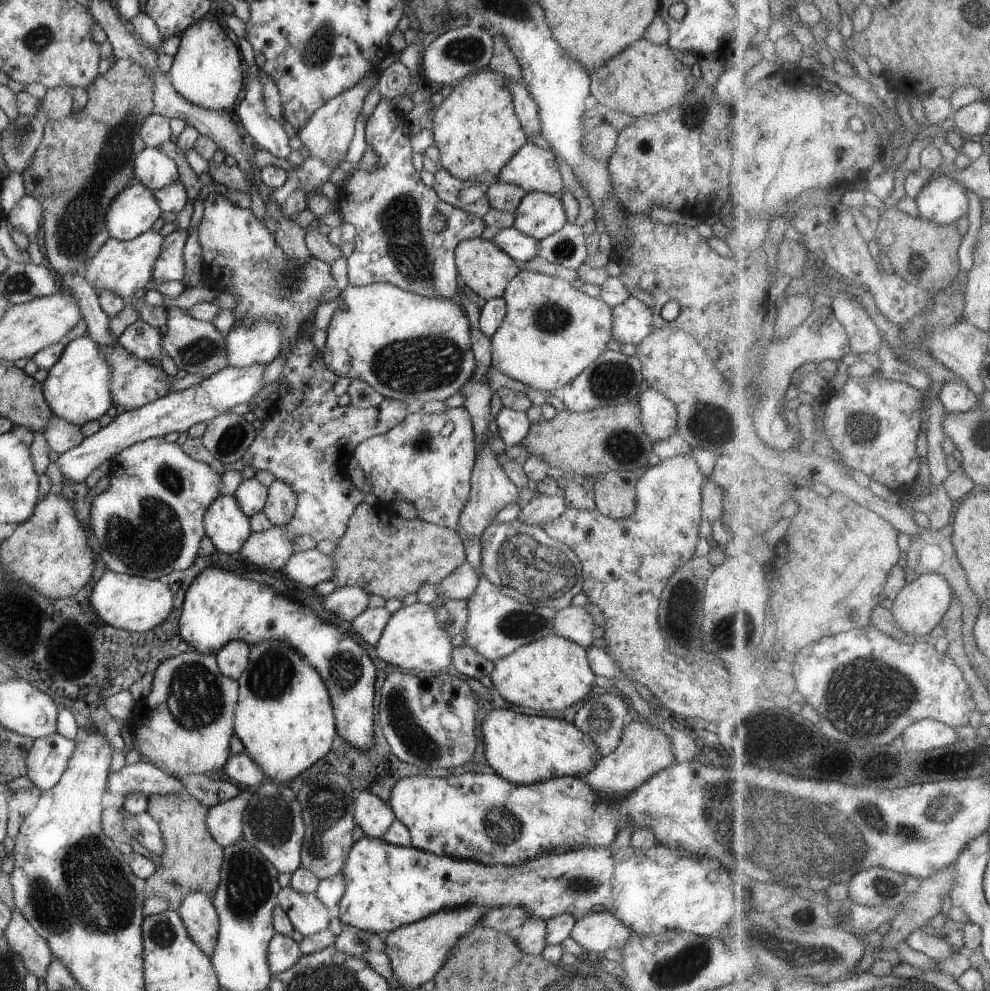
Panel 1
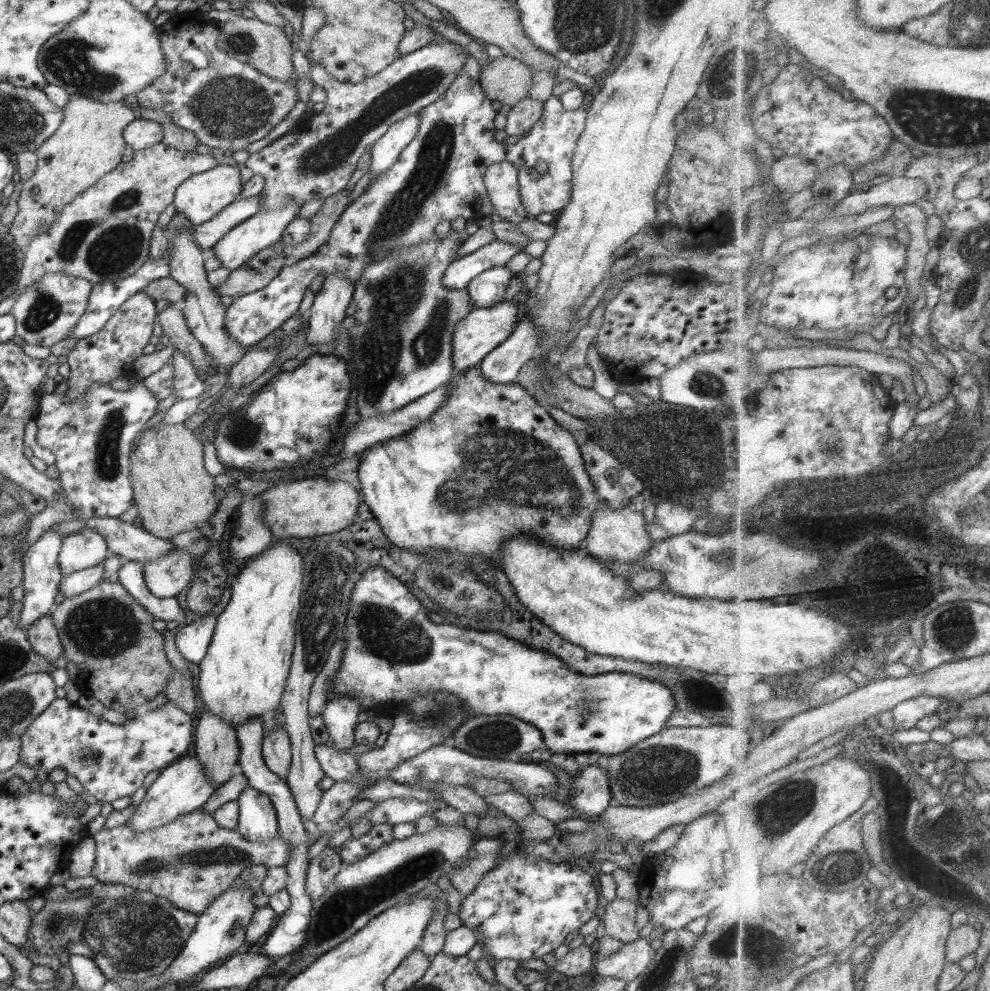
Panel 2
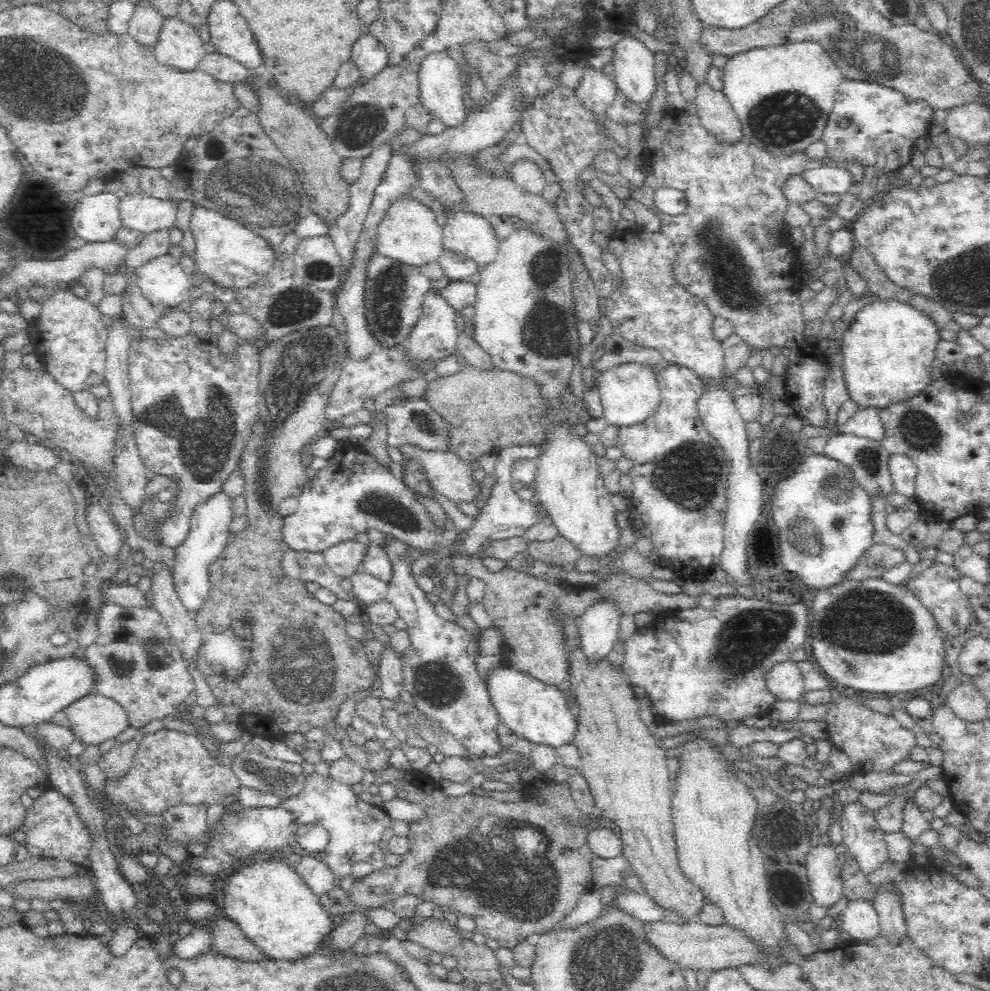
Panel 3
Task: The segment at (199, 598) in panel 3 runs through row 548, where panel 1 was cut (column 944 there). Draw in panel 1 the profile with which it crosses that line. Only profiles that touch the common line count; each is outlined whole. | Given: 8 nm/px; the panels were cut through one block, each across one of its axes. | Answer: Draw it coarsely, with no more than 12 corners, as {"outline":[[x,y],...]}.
{"outline":[[932,177],[916,200],[920,216],[942,226],[970,212],[966,188]]}

